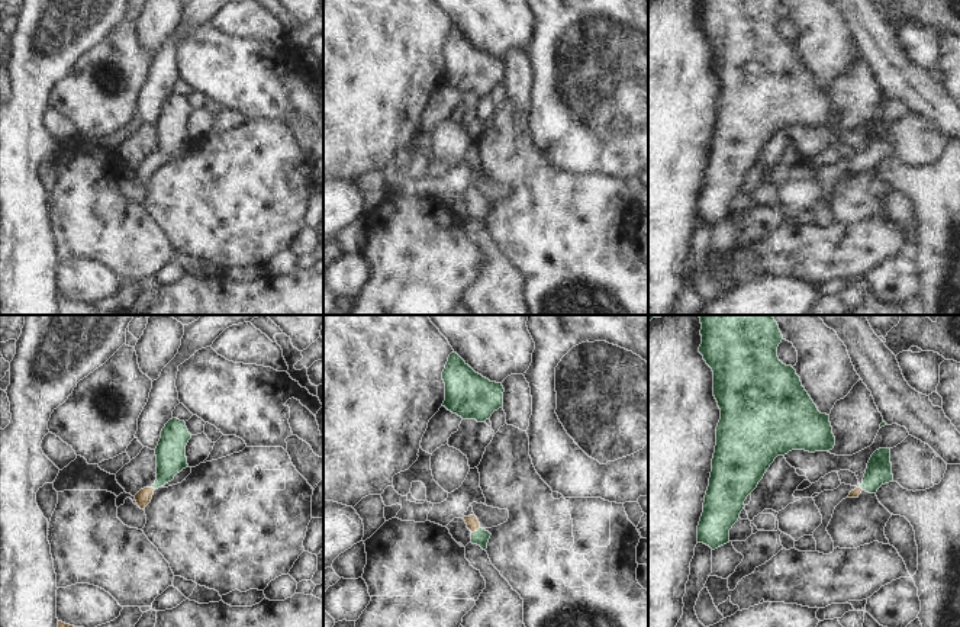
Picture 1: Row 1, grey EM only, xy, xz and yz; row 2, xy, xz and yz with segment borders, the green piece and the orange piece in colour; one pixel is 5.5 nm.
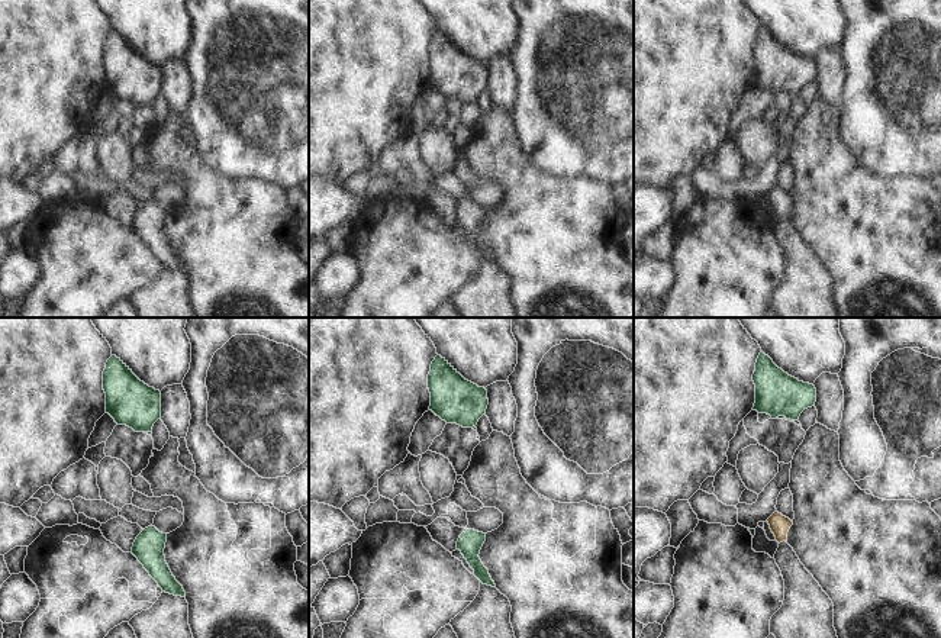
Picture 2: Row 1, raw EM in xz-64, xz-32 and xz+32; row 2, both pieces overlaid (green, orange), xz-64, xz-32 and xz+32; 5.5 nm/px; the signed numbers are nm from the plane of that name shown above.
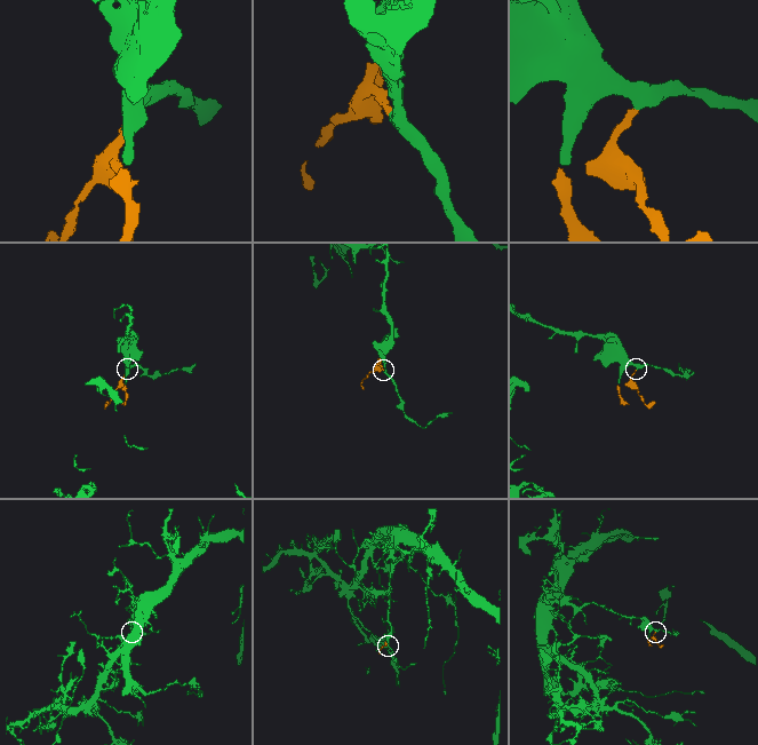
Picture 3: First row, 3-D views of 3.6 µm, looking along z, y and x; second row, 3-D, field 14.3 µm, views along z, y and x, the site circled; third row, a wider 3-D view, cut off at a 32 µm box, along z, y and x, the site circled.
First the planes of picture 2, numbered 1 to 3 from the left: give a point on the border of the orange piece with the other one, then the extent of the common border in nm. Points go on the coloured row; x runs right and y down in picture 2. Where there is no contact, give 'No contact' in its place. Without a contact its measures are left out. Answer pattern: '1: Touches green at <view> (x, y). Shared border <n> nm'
1: No contact
2: No contact
3: No contact

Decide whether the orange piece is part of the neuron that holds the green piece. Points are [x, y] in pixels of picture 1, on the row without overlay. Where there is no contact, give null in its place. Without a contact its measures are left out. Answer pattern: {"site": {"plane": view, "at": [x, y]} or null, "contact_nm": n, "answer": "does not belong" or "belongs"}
{"site": {"plane": "xz", "at": [474, 206]}, "contact_nm": 60, "answer": "belongs"}

